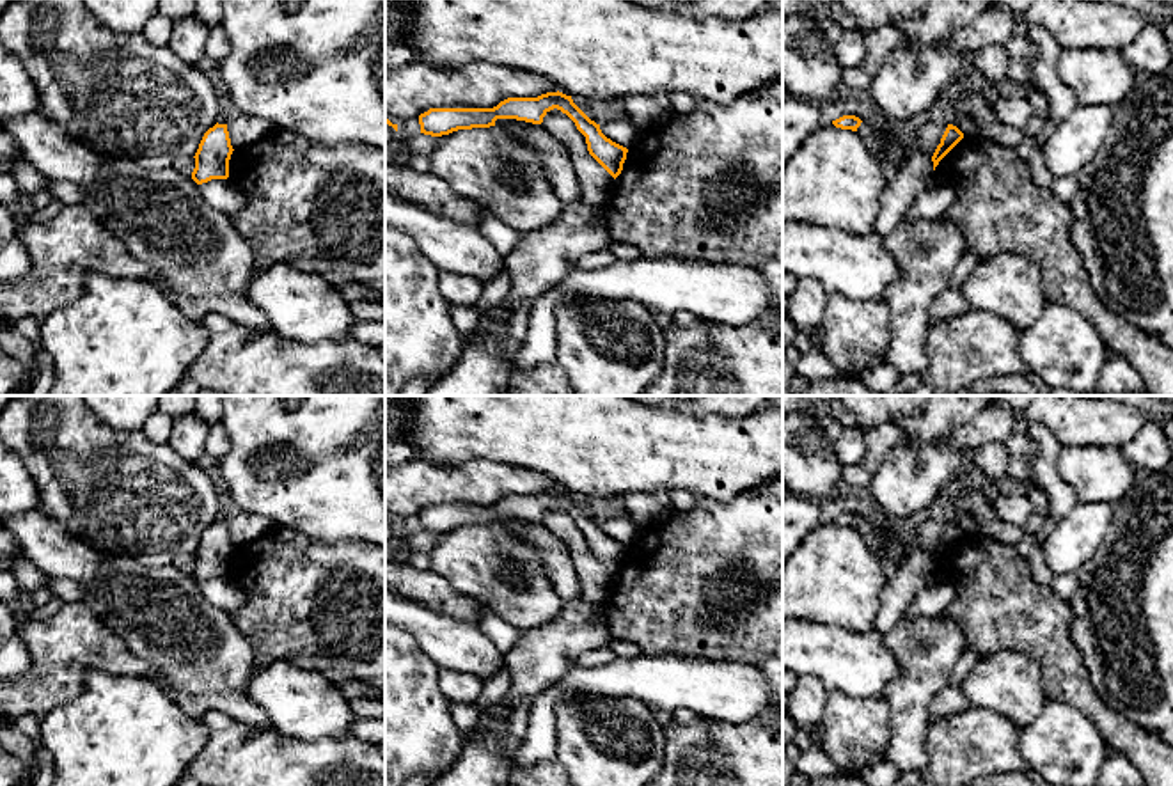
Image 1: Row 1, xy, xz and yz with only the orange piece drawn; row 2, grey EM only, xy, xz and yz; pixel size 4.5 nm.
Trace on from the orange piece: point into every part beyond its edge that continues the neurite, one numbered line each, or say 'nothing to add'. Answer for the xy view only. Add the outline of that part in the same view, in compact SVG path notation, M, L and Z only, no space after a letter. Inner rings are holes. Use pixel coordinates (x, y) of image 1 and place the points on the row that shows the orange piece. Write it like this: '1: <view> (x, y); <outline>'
nothing to add

